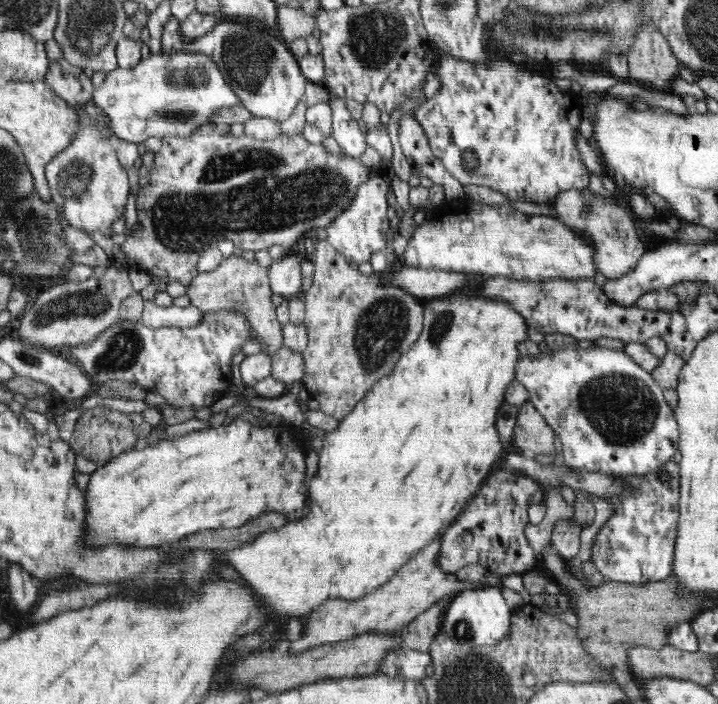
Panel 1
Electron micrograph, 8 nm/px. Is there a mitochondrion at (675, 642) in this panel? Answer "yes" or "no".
no

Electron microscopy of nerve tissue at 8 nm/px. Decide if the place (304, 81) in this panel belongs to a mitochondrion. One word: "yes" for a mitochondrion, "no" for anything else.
no

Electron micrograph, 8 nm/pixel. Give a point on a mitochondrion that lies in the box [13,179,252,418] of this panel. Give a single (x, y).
(86, 303)

